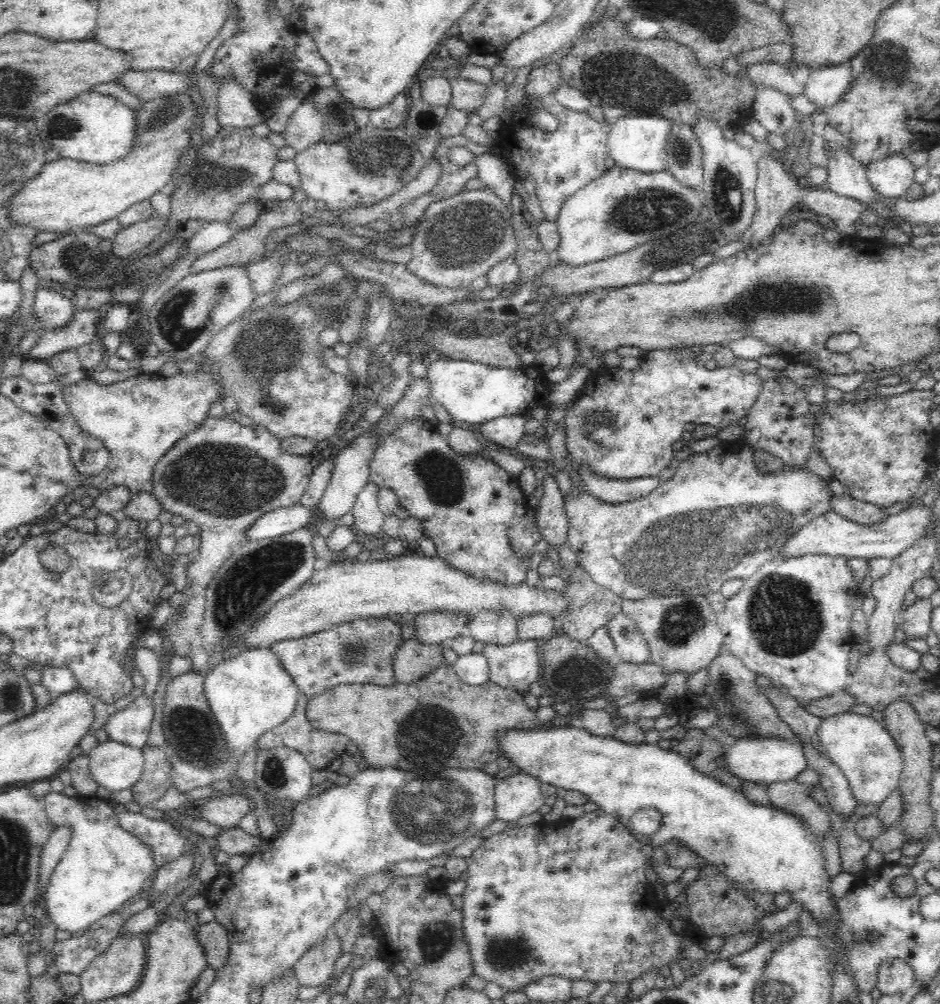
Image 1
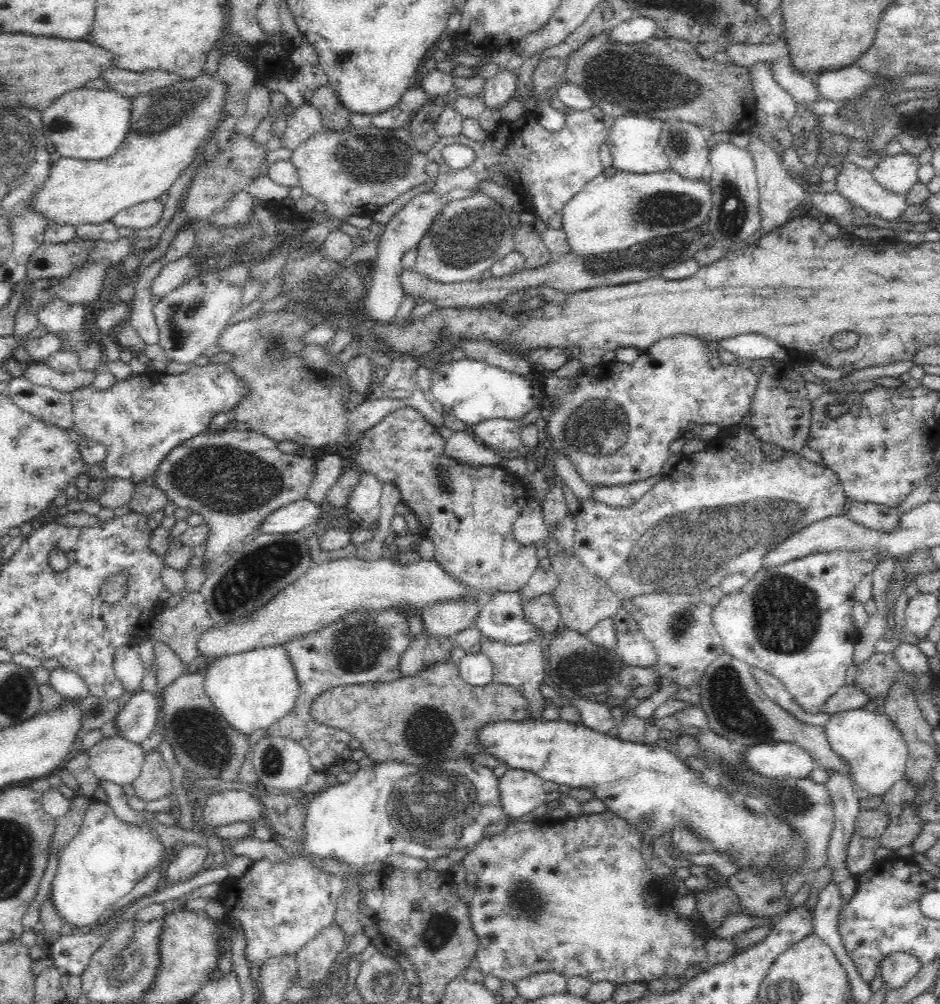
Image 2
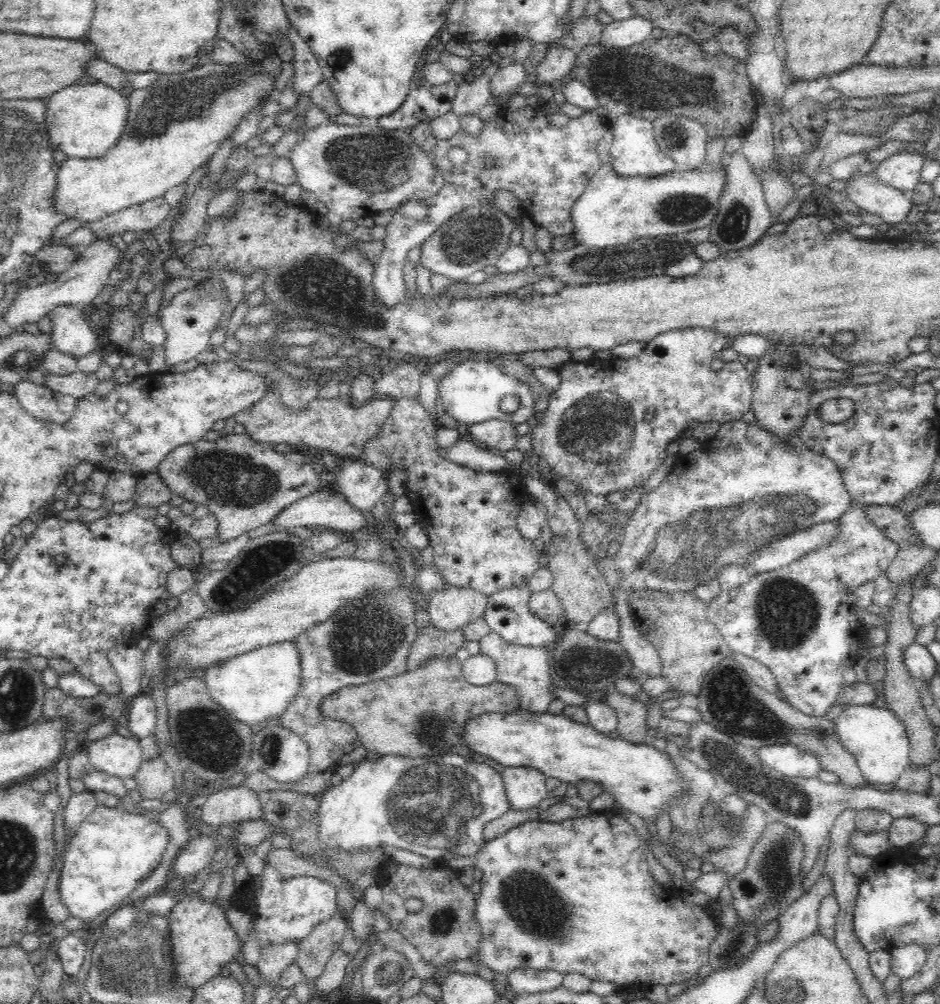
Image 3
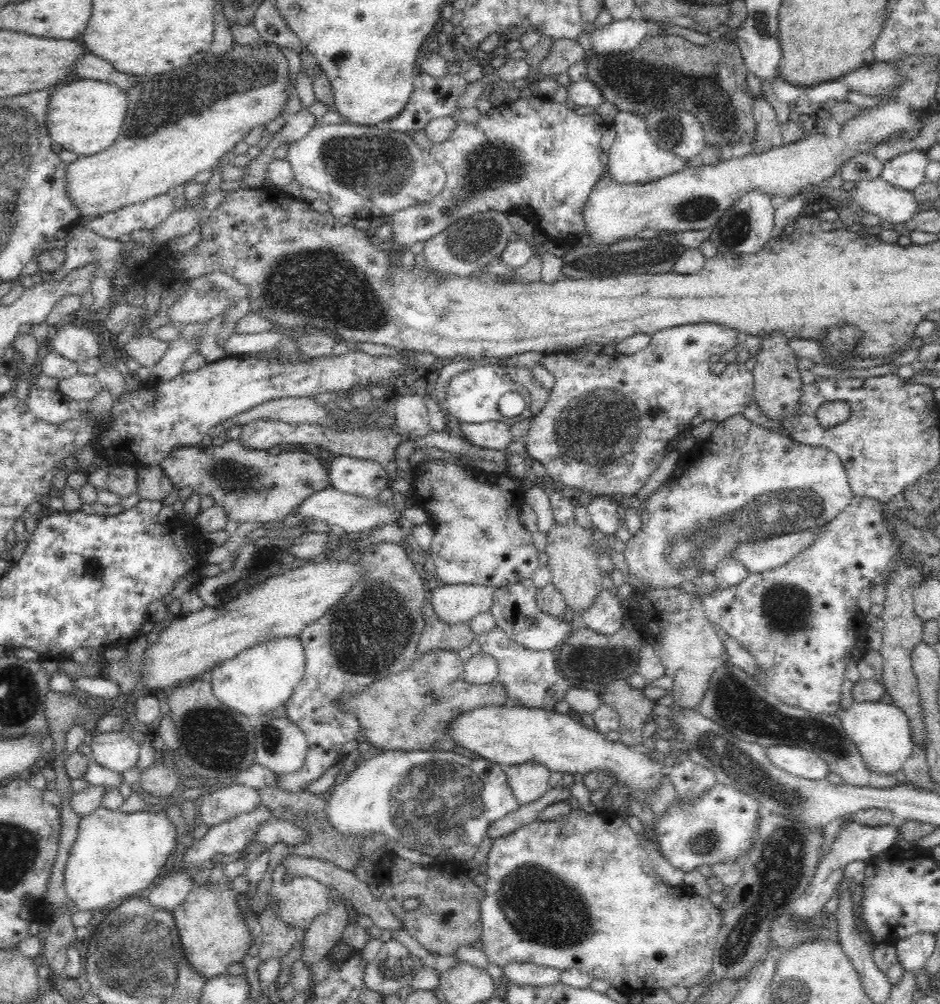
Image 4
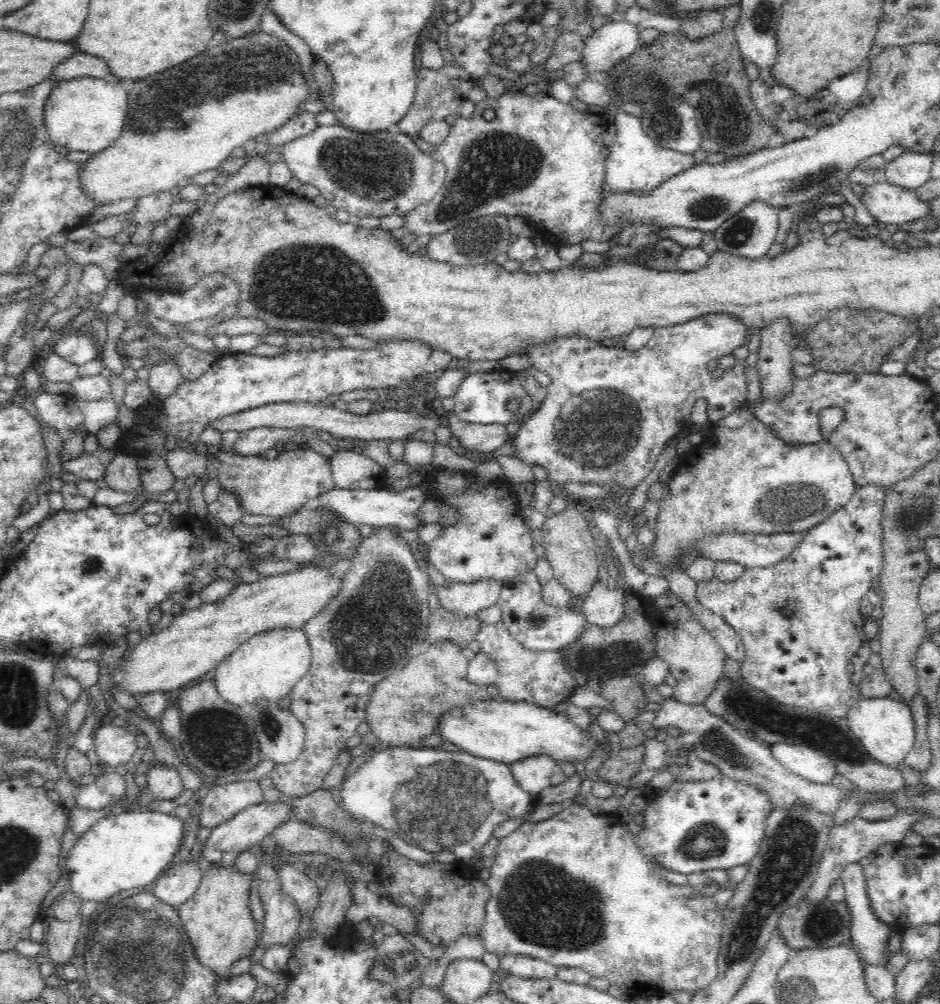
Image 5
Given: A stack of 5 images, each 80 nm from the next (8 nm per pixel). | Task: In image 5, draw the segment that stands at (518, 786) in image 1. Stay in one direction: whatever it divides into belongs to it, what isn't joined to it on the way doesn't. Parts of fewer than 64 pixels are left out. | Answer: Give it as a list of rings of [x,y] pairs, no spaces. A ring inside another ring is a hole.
[[[548,755],[531,756],[509,765],[520,789],[524,789],[532,797],[538,796],[544,788],[551,786],[552,775],[558,767],[556,761]]]

